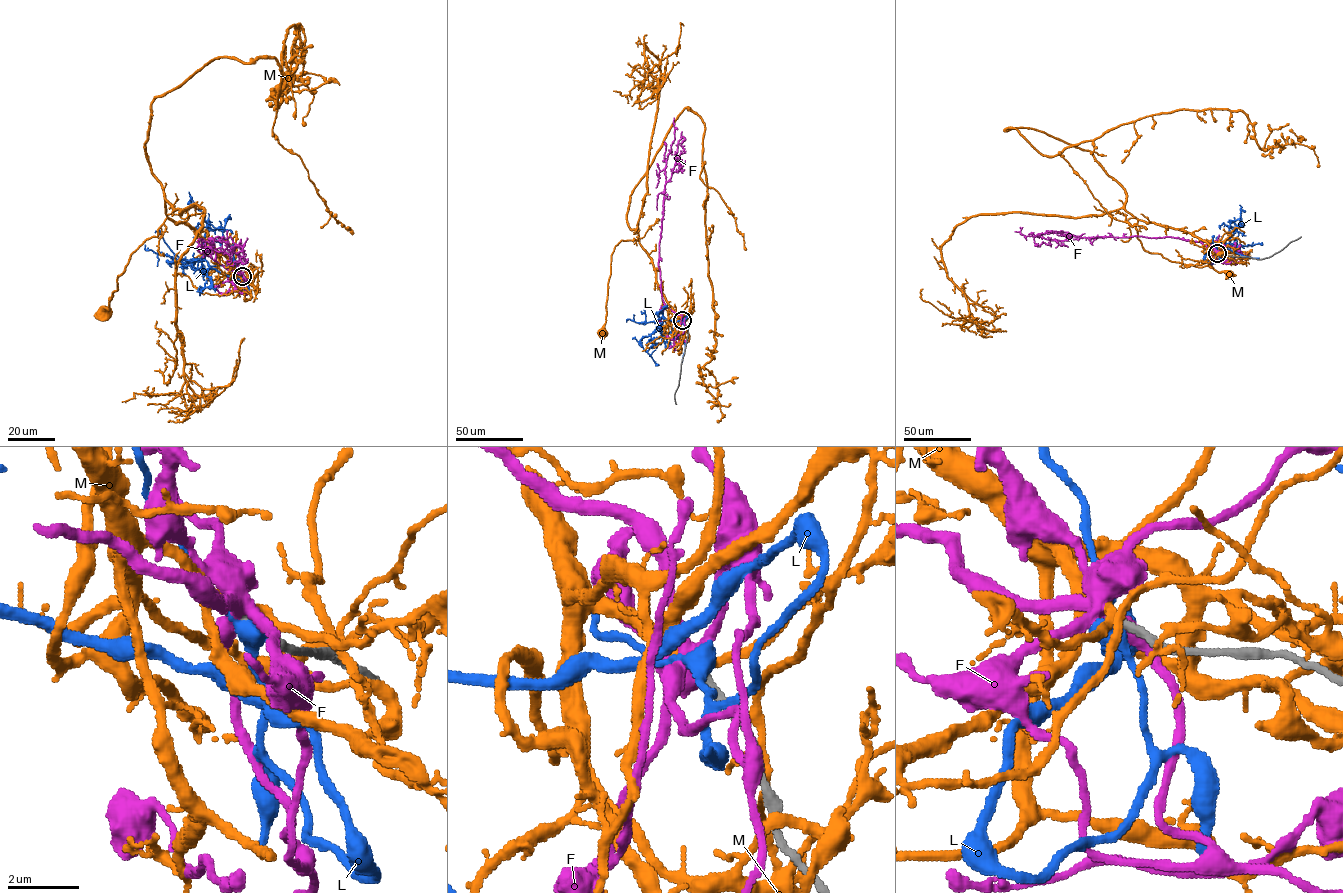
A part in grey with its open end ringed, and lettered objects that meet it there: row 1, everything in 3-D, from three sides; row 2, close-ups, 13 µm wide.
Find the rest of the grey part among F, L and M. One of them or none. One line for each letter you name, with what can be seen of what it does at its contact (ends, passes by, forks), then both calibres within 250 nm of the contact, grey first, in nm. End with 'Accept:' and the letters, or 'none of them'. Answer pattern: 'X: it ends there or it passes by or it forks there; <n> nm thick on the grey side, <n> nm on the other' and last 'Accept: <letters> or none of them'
Accept: none of them

